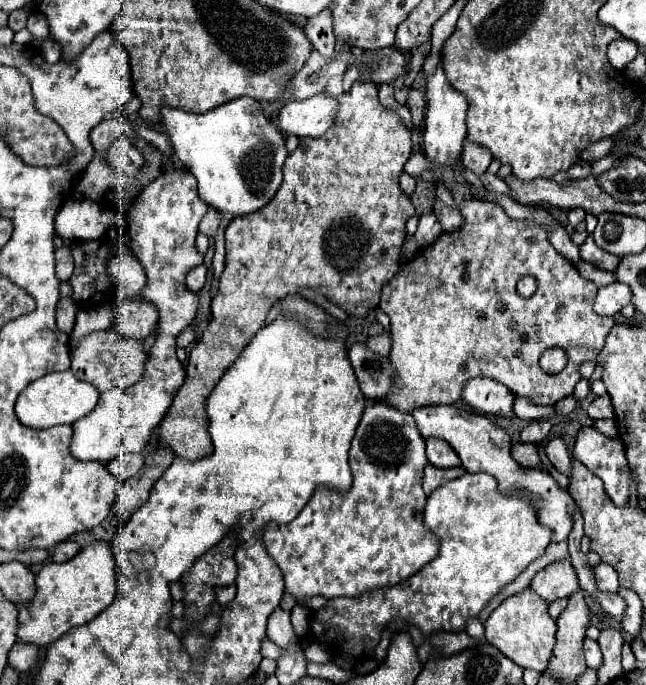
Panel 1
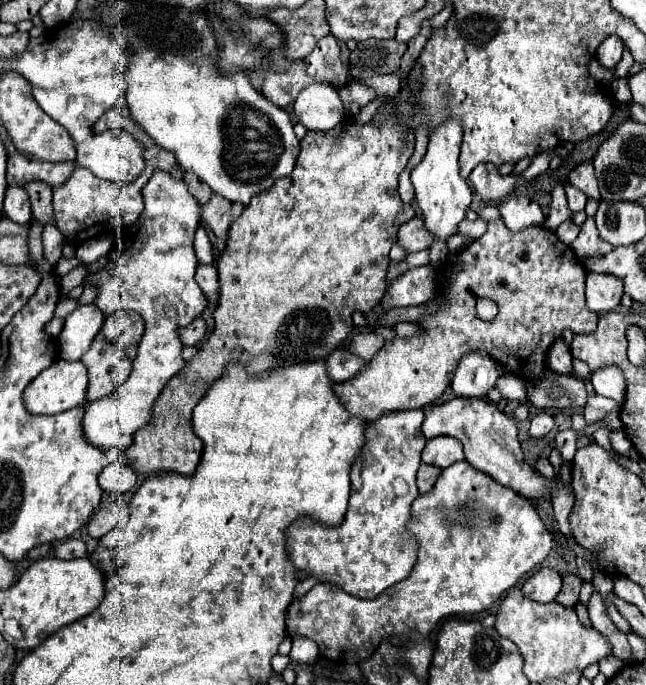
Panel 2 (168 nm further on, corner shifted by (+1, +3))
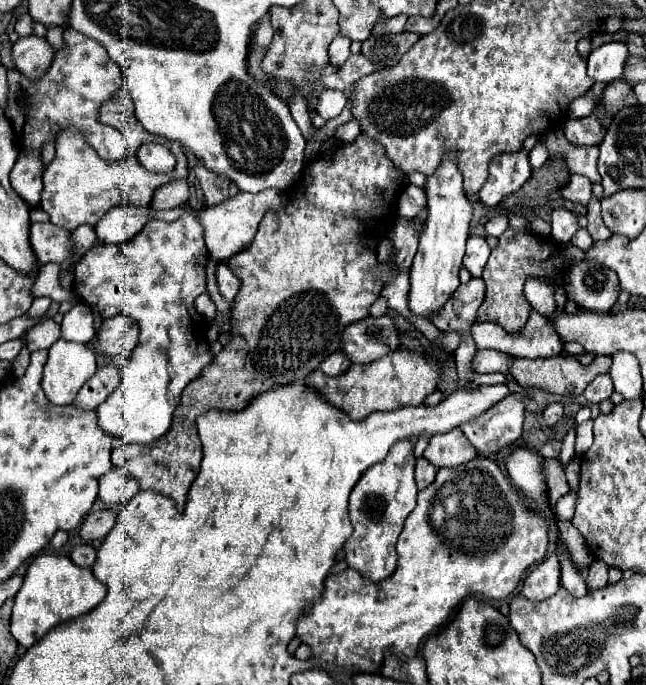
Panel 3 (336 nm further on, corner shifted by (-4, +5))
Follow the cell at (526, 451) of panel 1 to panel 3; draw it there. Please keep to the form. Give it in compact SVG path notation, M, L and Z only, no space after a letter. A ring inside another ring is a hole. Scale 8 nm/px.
M546 458L544 474L546 474L546 482L548 482L548 498L550 498L550 504L554 506L560 496L568 494L564 468L562 468L562 464L556 458Z

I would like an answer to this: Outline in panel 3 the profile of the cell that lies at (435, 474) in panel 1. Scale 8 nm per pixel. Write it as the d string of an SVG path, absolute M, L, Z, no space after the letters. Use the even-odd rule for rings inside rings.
M418 458L416 462L416 484L418 484L418 490L424 490L426 486L430 486L436 478L436 472L438 468L434 464L430 464L426 458Z

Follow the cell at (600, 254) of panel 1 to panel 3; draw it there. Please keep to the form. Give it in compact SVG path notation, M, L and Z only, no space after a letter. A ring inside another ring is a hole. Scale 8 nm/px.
M592 198L586 208L588 208L588 214L586 214L586 218L588 218L588 228L586 228L586 230L590 232L592 240L594 240L594 242L608 240L608 238L612 236L612 232L610 232L610 230L604 226L604 222L602 222L602 216L600 216L600 202L598 202L596 198Z

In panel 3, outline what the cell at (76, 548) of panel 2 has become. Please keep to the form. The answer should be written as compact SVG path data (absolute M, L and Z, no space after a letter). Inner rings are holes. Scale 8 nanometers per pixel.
M78 544L78 546L72 548L70 558L72 558L74 564L90 568L94 564L94 560L96 560L96 550L90 544Z

